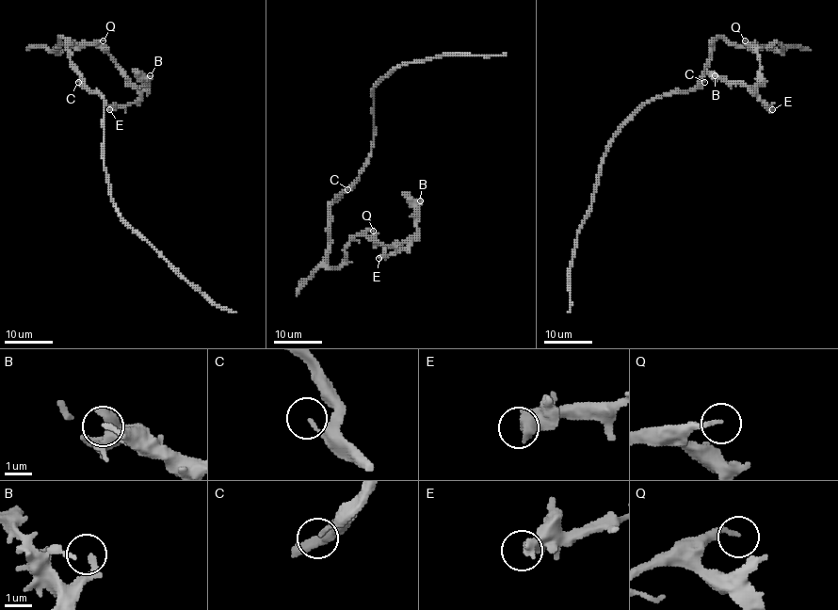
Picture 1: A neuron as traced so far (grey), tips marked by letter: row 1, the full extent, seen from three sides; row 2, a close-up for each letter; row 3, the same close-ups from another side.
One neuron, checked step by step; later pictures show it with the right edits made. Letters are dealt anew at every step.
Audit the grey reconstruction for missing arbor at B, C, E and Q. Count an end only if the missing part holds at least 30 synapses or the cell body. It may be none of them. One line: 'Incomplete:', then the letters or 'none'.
Incomplete: none

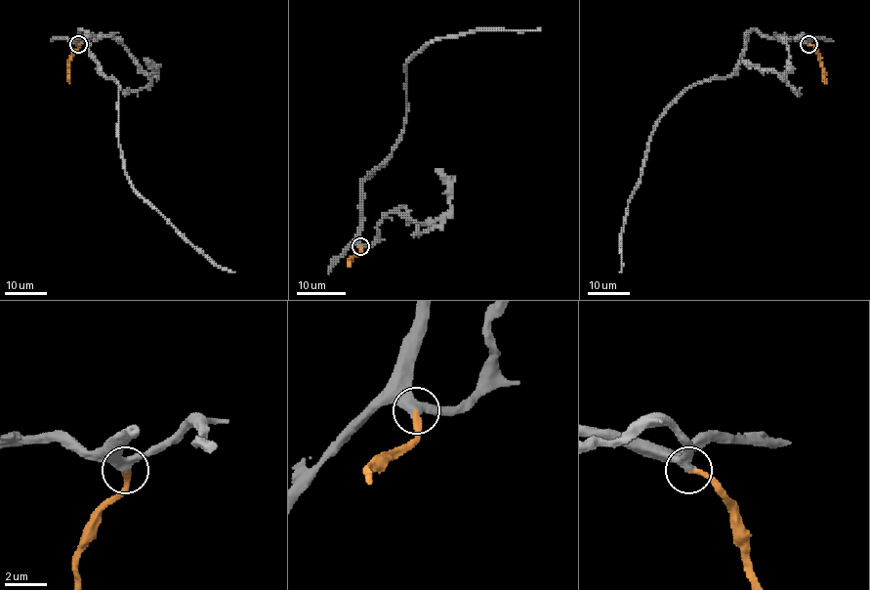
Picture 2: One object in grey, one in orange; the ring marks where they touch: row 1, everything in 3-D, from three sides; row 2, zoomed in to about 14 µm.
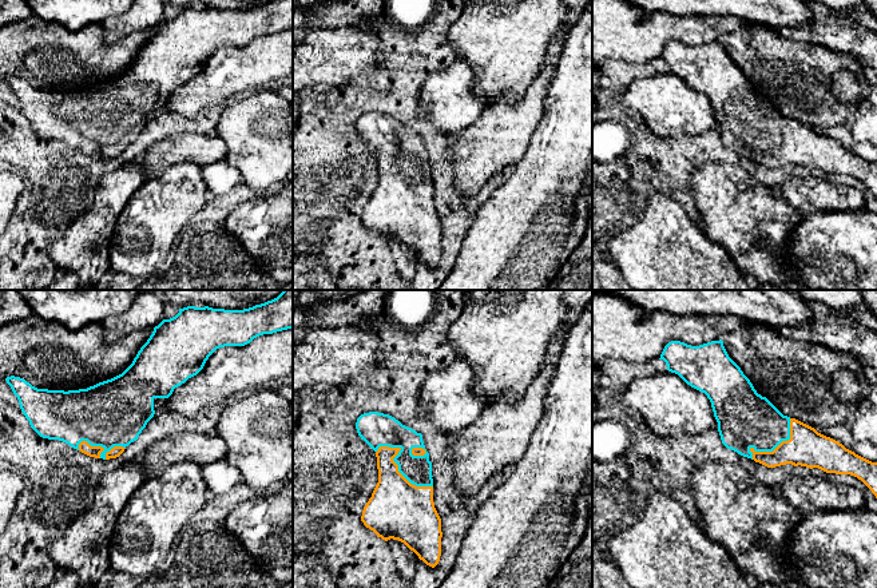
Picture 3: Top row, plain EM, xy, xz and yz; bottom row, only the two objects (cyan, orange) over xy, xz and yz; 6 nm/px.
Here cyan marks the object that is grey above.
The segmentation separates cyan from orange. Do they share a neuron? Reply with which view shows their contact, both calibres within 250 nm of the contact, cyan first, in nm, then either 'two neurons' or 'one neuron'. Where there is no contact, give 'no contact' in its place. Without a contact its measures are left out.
meets cyan in xz; 200 nm thick on the cyan side, 320 nm on the other; one neuron

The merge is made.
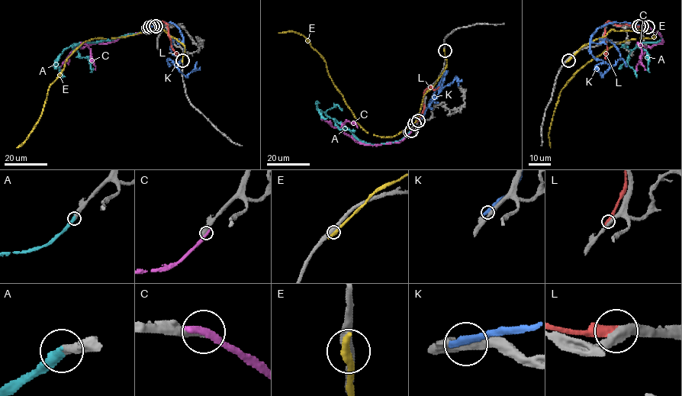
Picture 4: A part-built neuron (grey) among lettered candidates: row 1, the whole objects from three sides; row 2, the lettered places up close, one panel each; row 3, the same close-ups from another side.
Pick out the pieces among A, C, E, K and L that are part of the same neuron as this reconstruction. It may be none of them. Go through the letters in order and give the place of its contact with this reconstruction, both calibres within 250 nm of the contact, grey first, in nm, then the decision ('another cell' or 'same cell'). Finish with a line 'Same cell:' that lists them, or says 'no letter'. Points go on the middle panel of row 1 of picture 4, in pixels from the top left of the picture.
A: contact (410, 131); calibres 400 and 460 nm; same cell
C: contact (411, 130); calibres 550 and 440 nm; another cell
E: contact (445, 50); calibres 440 and 480 nm; another cell
K: contact (414, 123); calibres 340 and 400 nm; another cell
L: contact (418, 120); calibres 440 and 500 nm; another cell
Same cell: A

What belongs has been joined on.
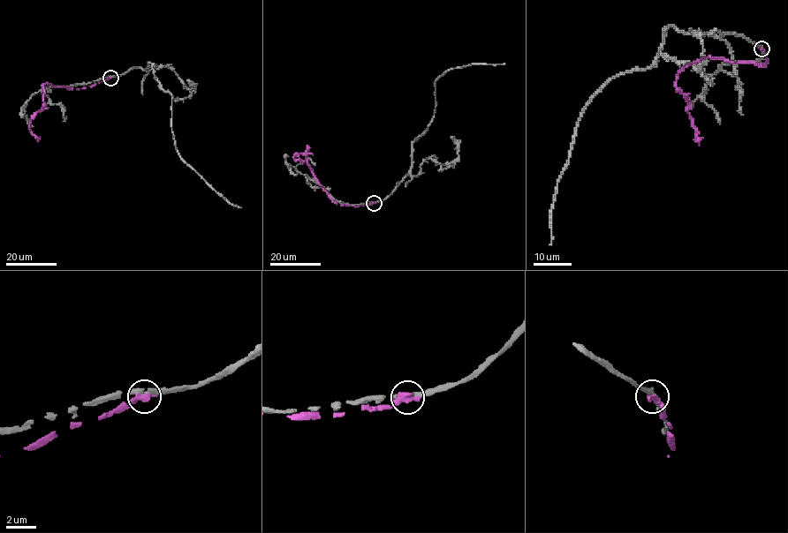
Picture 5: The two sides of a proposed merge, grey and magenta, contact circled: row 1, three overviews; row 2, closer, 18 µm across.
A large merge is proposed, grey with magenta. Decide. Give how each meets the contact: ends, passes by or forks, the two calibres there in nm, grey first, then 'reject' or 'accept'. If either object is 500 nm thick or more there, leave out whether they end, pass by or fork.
400 nm thick on the grey side, 550 nm on the other; reject

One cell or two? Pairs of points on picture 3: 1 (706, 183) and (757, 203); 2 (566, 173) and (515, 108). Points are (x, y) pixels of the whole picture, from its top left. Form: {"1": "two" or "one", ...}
{"1": "one", "2": "two"}

